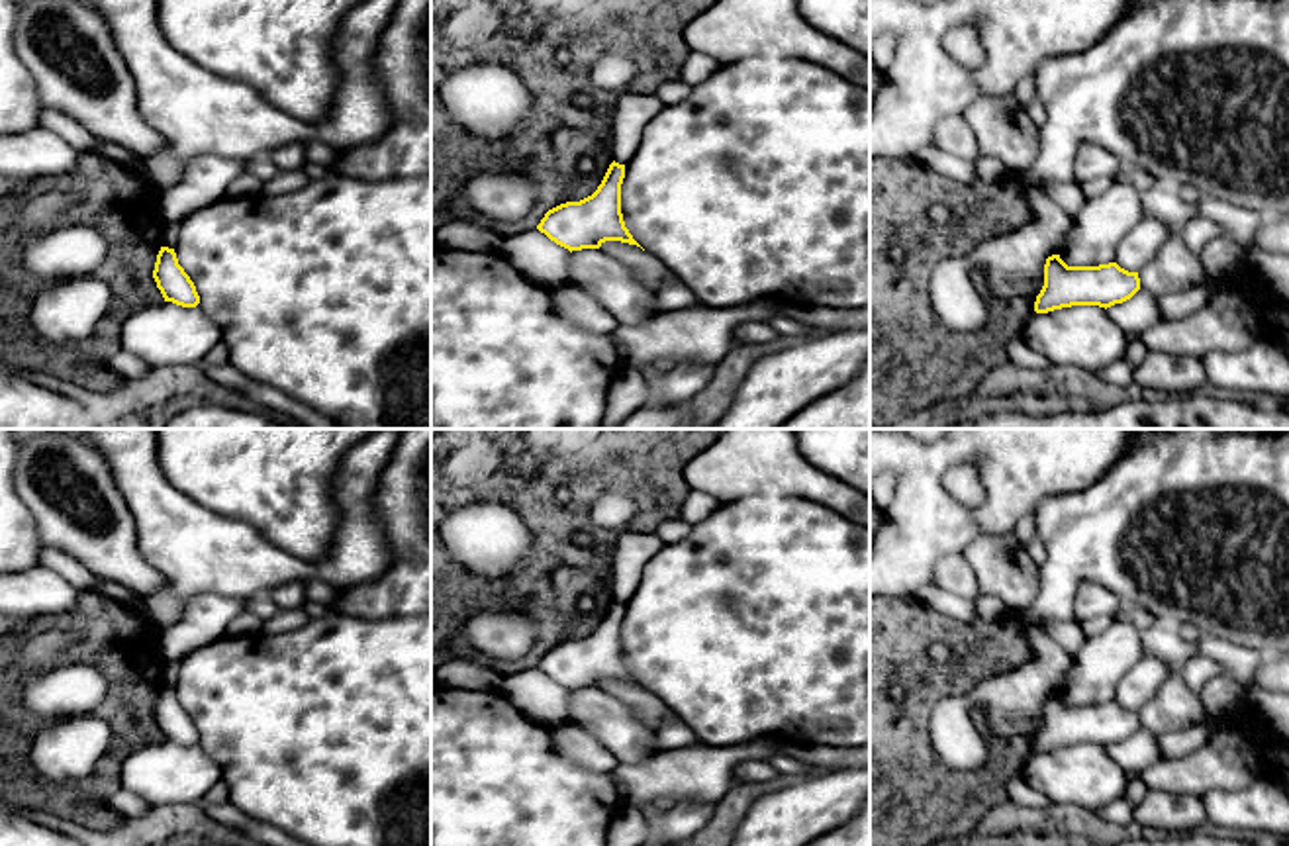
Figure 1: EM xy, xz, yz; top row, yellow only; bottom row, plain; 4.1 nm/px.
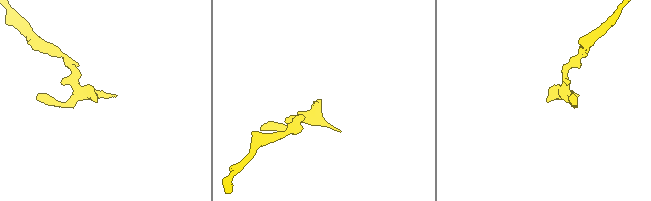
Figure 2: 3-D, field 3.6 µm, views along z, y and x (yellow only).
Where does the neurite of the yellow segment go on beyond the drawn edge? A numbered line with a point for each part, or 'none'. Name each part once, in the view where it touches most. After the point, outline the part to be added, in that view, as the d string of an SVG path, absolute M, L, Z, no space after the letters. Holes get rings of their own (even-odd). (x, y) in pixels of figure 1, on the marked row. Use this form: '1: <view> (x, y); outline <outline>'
none

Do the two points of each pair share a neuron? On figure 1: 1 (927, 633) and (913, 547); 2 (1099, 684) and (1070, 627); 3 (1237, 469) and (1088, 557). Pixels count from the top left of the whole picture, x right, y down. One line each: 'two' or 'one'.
1: two
2: two
3: one

